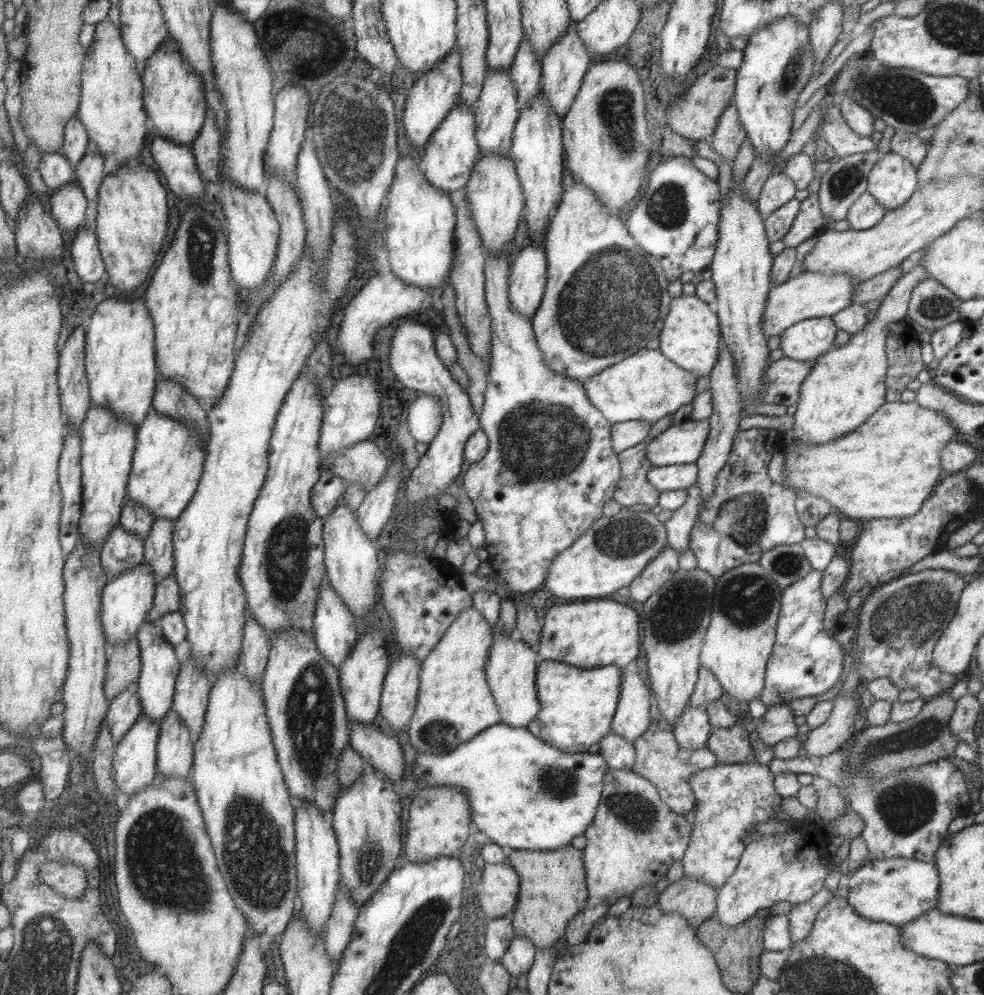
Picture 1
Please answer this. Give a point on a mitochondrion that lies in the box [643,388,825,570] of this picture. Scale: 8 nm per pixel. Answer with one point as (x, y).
(745, 517)

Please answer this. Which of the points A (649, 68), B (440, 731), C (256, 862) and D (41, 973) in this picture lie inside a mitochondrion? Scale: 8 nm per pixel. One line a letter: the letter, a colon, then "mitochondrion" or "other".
A: other
B: mitochondrion
C: mitochondrion
D: mitochondrion

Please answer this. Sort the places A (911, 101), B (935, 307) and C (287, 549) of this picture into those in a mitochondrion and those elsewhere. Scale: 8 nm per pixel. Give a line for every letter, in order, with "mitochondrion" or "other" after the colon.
A: mitochondrion
B: mitochondrion
C: mitochondrion

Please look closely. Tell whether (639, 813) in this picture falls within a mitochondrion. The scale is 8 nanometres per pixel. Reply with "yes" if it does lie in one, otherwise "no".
yes

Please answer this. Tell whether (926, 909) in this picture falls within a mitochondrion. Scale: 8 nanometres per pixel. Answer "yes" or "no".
no

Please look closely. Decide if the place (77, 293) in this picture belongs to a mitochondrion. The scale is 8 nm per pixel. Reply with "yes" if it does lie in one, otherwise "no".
no

